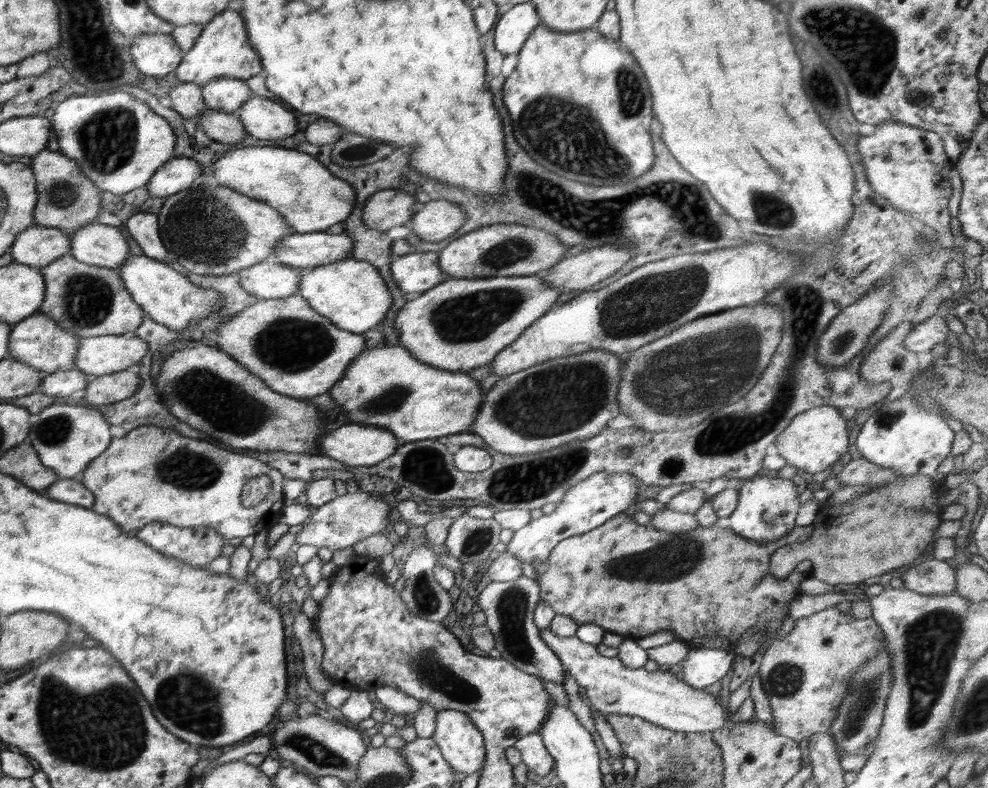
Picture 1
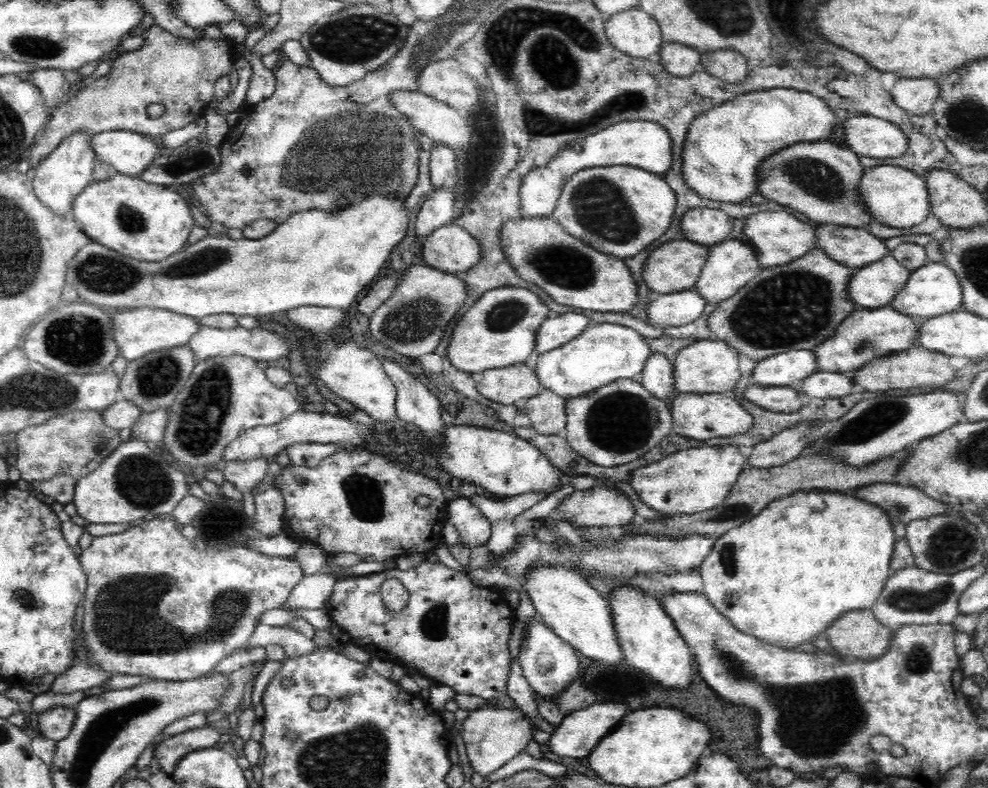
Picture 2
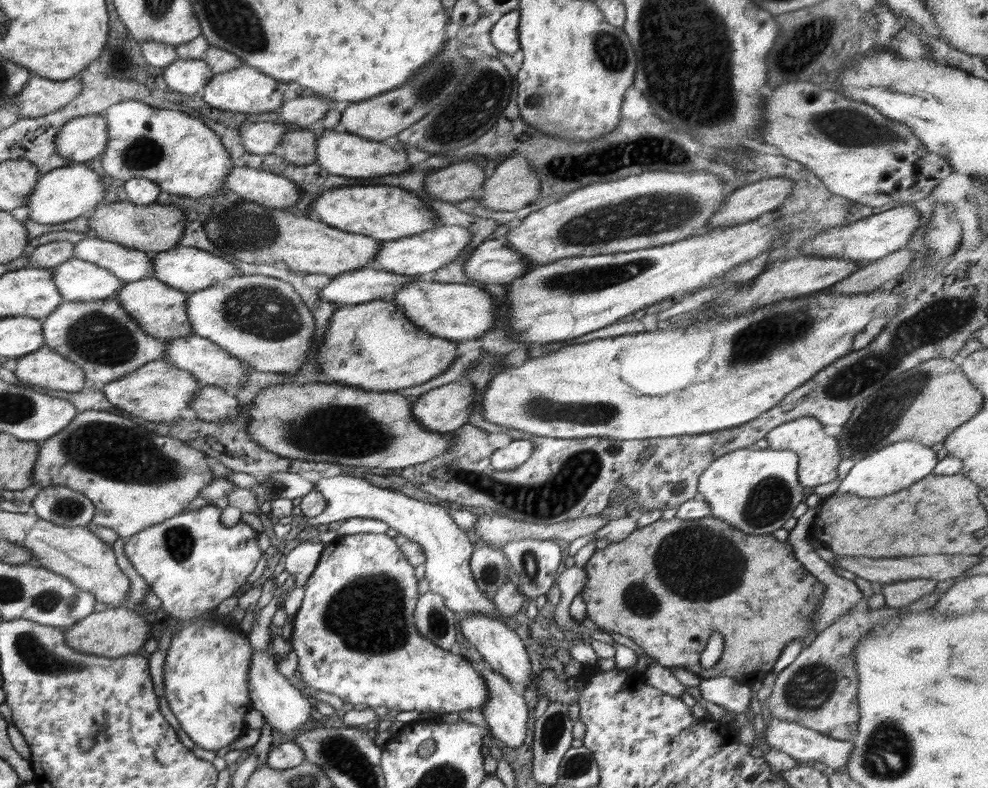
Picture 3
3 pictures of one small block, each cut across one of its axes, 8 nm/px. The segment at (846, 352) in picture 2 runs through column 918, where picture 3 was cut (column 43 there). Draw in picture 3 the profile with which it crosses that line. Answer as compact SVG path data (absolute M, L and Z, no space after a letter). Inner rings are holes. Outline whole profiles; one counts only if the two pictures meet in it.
M116 298L63 302L43 319L44 345L85 370L86 386L102 388L165 354L170 340L149 335Z

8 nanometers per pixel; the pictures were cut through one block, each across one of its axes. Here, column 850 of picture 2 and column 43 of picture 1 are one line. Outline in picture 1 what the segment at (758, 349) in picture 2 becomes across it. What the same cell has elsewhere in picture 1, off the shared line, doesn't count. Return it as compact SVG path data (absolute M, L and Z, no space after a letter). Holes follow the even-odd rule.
M68 254L40 268L40 272L44 276L46 295L38 313L54 319L77 337L124 335L143 324L146 313L131 295L118 270L86 264Z

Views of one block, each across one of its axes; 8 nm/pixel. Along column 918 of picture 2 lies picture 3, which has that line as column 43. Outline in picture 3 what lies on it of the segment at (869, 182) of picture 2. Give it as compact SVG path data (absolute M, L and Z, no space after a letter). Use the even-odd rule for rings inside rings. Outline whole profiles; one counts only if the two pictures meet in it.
M70 162L65 167L56 168L39 177L27 202L30 216L28 219L44 225L66 223L97 210L104 196L106 196L106 188L100 176L84 163Z

